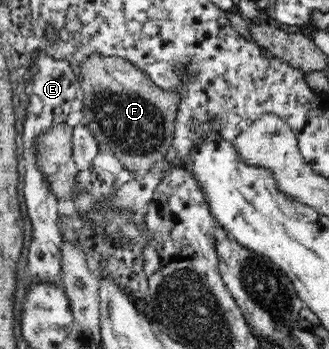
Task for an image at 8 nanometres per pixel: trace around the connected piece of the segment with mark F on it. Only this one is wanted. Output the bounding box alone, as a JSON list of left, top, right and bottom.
[78,54,180,173]

